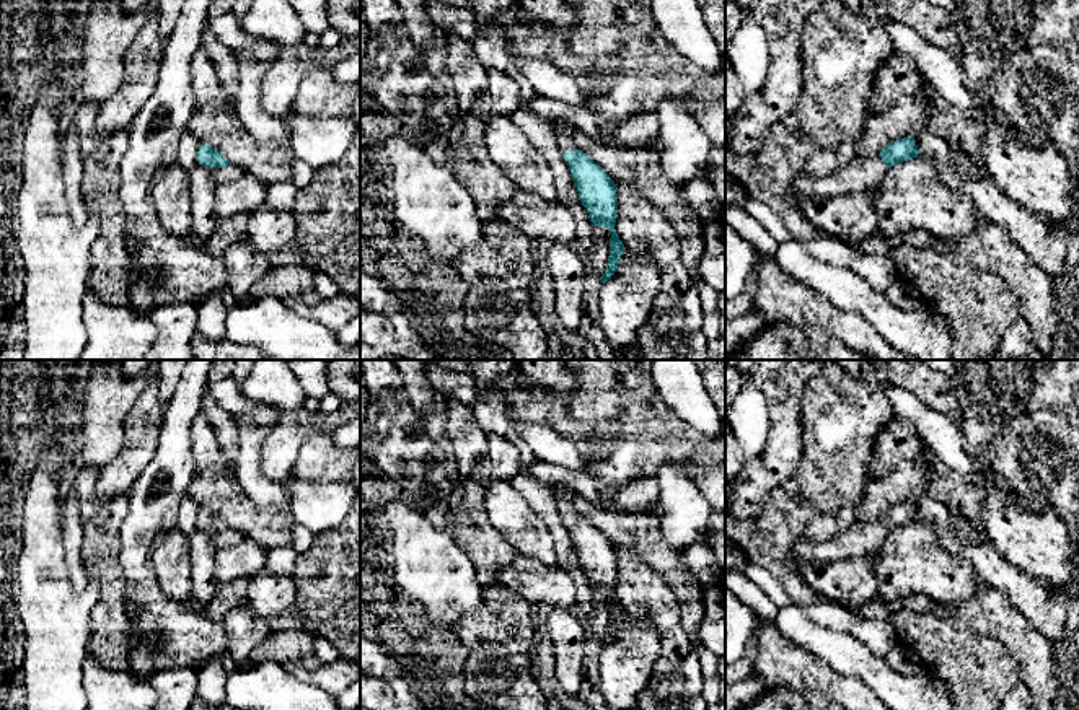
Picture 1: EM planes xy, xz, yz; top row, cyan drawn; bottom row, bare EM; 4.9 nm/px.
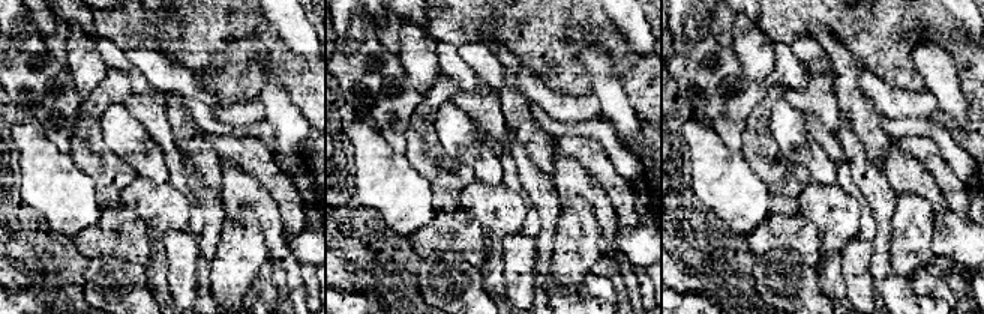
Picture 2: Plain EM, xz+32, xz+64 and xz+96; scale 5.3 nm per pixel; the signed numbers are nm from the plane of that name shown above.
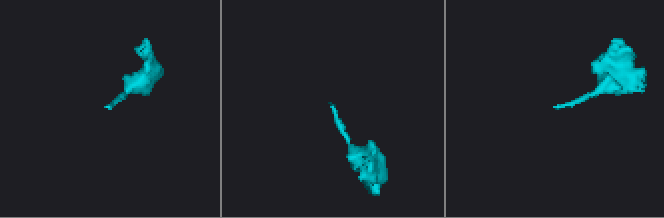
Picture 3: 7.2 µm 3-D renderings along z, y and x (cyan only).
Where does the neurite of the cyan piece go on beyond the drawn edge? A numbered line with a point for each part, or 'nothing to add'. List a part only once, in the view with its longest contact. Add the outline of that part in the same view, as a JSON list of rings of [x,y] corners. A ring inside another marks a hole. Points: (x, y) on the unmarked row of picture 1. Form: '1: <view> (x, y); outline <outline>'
1: xy (232, 536); outline [[[233,528],[225,532],[212,532],[212,531],[207,532],[210,534],[215,549],[236,546],[238,542],[246,539],[241,532],[238,532]]]

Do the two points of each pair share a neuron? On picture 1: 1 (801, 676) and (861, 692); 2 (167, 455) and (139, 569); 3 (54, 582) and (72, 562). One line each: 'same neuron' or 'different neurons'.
1: same neuron
2: same neuron
3: different neurons

